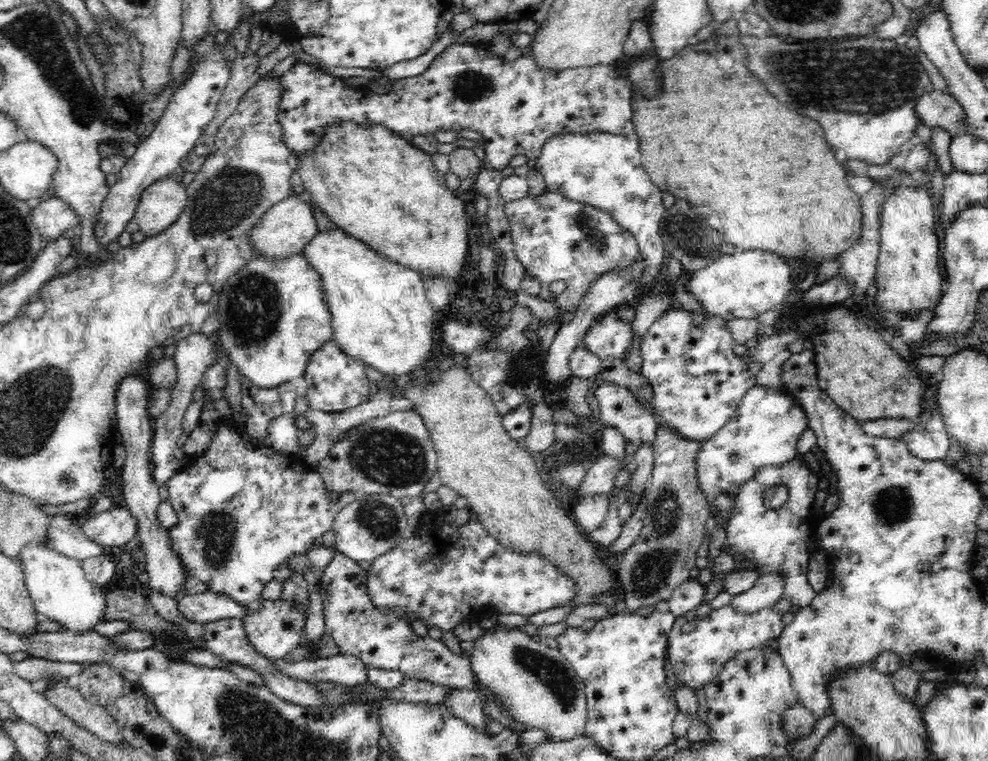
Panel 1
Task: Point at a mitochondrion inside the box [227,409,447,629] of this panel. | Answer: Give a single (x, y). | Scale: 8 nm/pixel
(387, 458)

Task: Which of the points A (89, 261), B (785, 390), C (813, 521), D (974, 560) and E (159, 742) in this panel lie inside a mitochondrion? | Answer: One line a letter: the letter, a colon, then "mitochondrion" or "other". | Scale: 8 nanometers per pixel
A: other
B: other
C: other
D: other
E: mitochondrion

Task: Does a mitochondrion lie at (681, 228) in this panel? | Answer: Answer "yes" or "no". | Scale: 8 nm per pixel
yes

